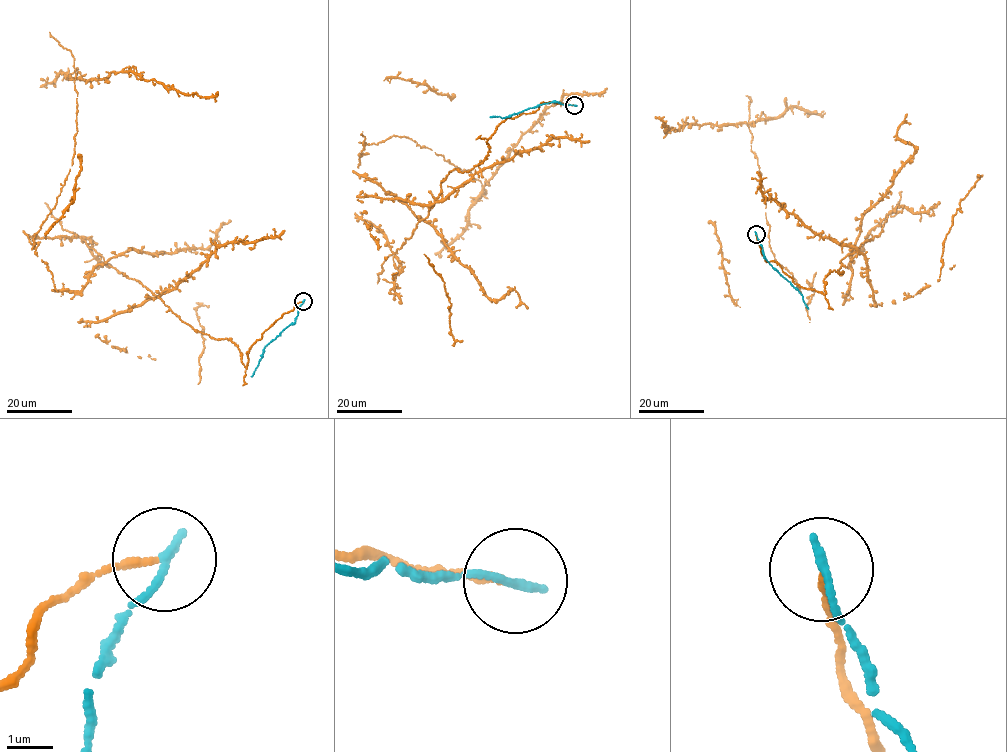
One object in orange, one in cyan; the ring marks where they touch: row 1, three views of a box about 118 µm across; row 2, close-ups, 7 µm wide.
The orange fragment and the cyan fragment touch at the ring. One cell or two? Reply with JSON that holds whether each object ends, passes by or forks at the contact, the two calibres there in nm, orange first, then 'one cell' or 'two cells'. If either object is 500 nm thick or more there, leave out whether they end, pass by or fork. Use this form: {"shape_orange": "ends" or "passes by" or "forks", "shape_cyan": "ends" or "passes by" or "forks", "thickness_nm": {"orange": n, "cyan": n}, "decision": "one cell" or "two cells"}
{"shape_orange": "ends", "shape_cyan": "ends", "thickness_nm": {"orange": 150, "cyan": 200}, "decision": "two cells"}

